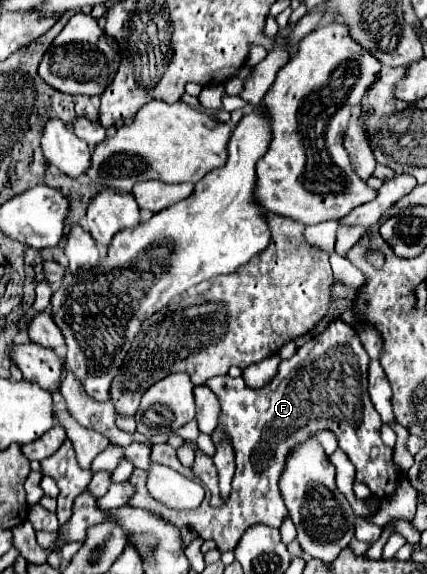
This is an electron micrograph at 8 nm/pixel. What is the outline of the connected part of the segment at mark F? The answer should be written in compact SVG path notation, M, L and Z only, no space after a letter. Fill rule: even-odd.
M336 319L324 333L312 339L312 345L310 341L304 343L294 357L282 361L278 375L262 389L246 387L242 377L232 379L228 375L218 375L208 379L204 385L212 389L220 401L214 441L218 443L222 437L230 437L234 447L236 475L232 495L218 509L209 502L186 511L168 509L148 497L148 471L136 469L130 477L130 483L136 485L136 495L130 499L130 505L148 509L178 529L192 527L198 537L216 541L222 553L232 551L250 525L268 523L280 527L289 516L280 497L278 477L290 449L306 441L318 429L330 429L336 433L340 449L346 451L356 467L356 481L364 483L376 497L390 497L398 485L398 471L392 463L392 449L380 439L382 421L368 395L368 365L370 357L356 329Z

